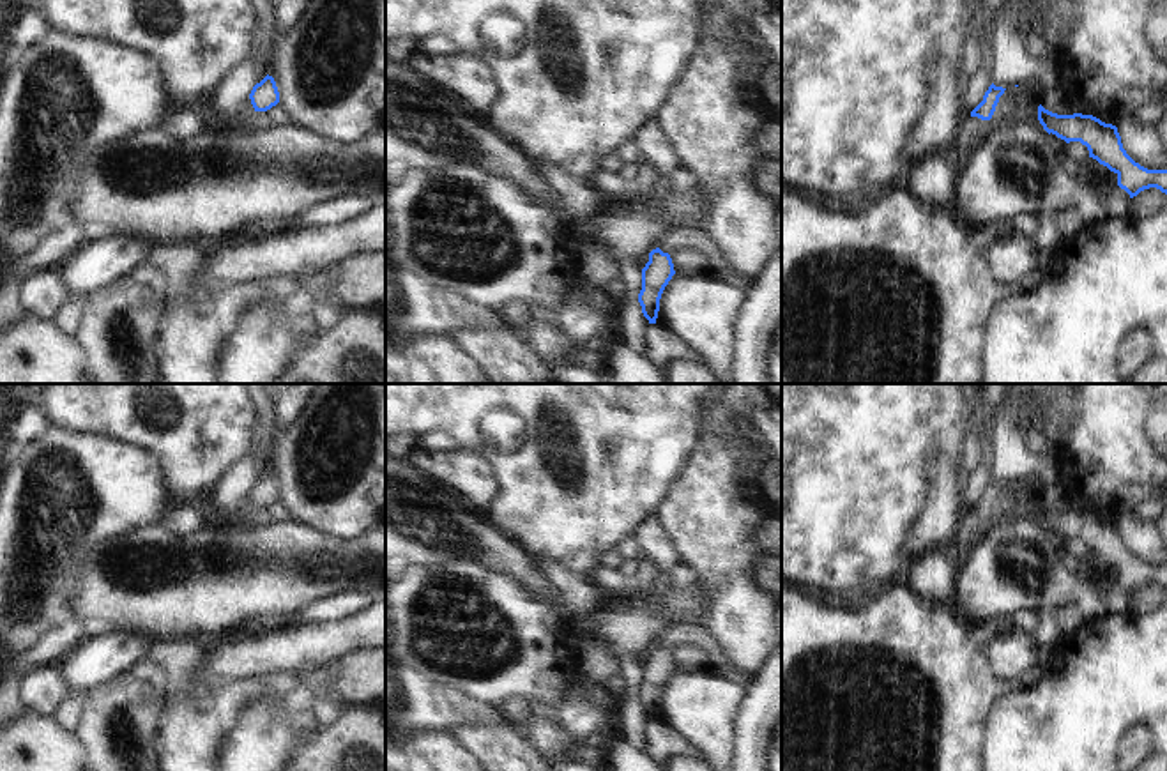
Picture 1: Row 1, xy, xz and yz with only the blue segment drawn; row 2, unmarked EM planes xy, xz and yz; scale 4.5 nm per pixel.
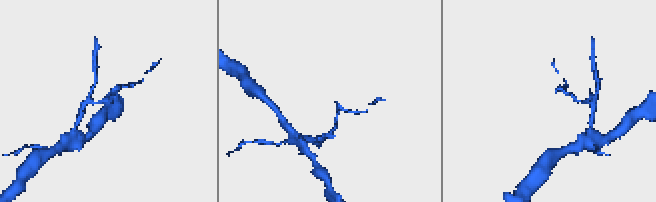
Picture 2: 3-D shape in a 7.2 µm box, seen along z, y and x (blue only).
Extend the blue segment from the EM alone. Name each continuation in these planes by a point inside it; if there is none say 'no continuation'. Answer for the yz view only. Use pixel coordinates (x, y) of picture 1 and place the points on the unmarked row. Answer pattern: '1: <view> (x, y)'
1: yz (966, 534)

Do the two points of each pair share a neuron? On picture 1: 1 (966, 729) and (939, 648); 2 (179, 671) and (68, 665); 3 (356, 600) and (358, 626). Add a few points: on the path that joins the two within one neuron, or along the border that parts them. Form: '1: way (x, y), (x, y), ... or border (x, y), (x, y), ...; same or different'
1: way (946, 709), (939, 690), (939, 667); same
2: border (152, 641), (144, 660); different
3: border (366, 605), (338, 621), (317, 625); different

